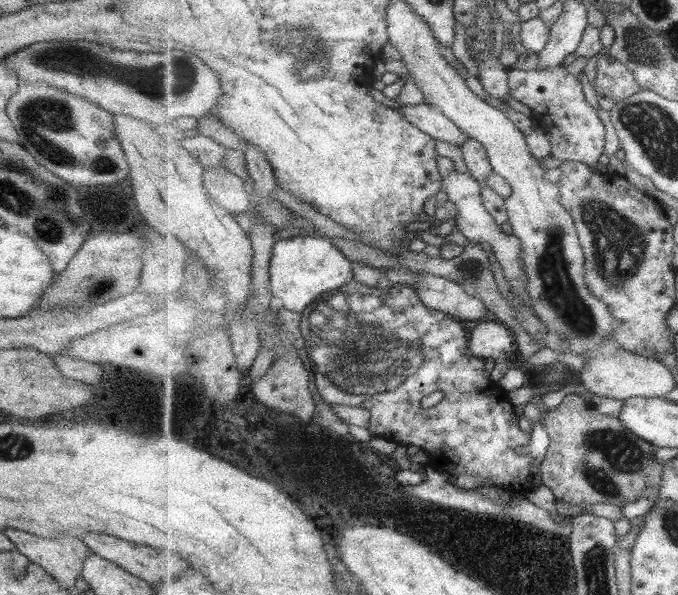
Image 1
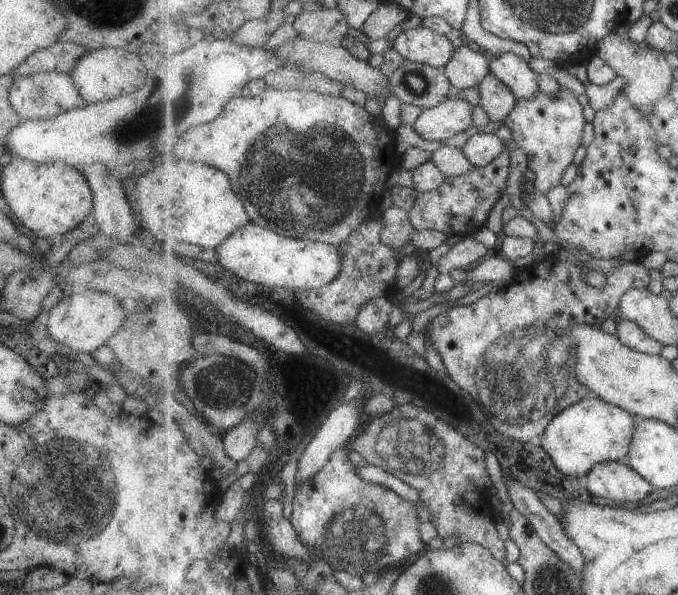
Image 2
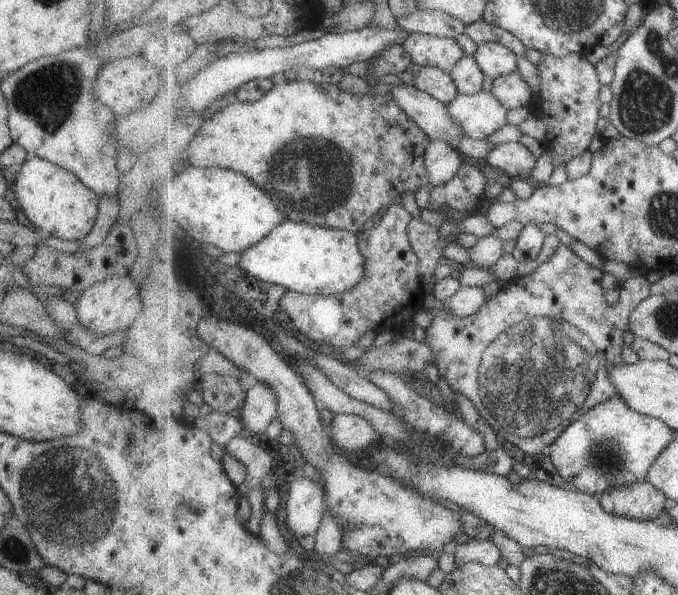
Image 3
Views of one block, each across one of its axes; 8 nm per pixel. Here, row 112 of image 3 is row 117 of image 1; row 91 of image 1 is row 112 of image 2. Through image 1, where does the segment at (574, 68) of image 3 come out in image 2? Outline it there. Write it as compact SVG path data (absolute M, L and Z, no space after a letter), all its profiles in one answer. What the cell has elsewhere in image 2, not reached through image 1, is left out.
M562 87L557 96L549 96L540 90L533 98L518 98L514 110L505 119L504 124L512 132L512 144L526 151L529 168L536 175L533 194L547 194L553 186L559 186L565 170L581 146L587 122L578 96Z

